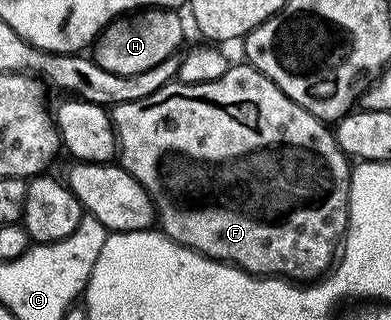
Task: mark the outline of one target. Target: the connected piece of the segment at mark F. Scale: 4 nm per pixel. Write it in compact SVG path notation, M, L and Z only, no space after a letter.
M251 65L229 66L228 72L209 83L168 83L158 93L133 103L118 103L111 108L112 126L118 140L118 163L148 190L148 196L156 207L158 227L163 234L191 251L199 251L217 263L239 267L249 275L283 277L289 281L315 281L328 274L342 247L344 232L348 230L348 194L350 193L349 156L340 150L335 134L326 128L325 120L314 117L302 105L290 101L270 77Z

